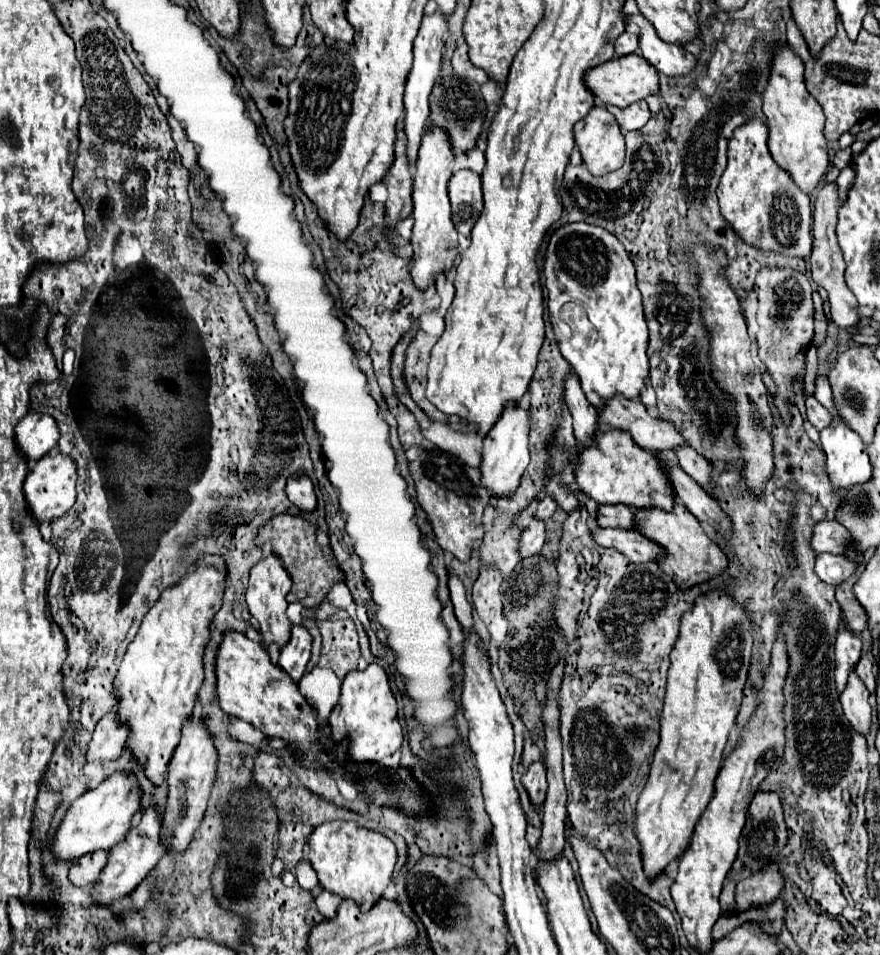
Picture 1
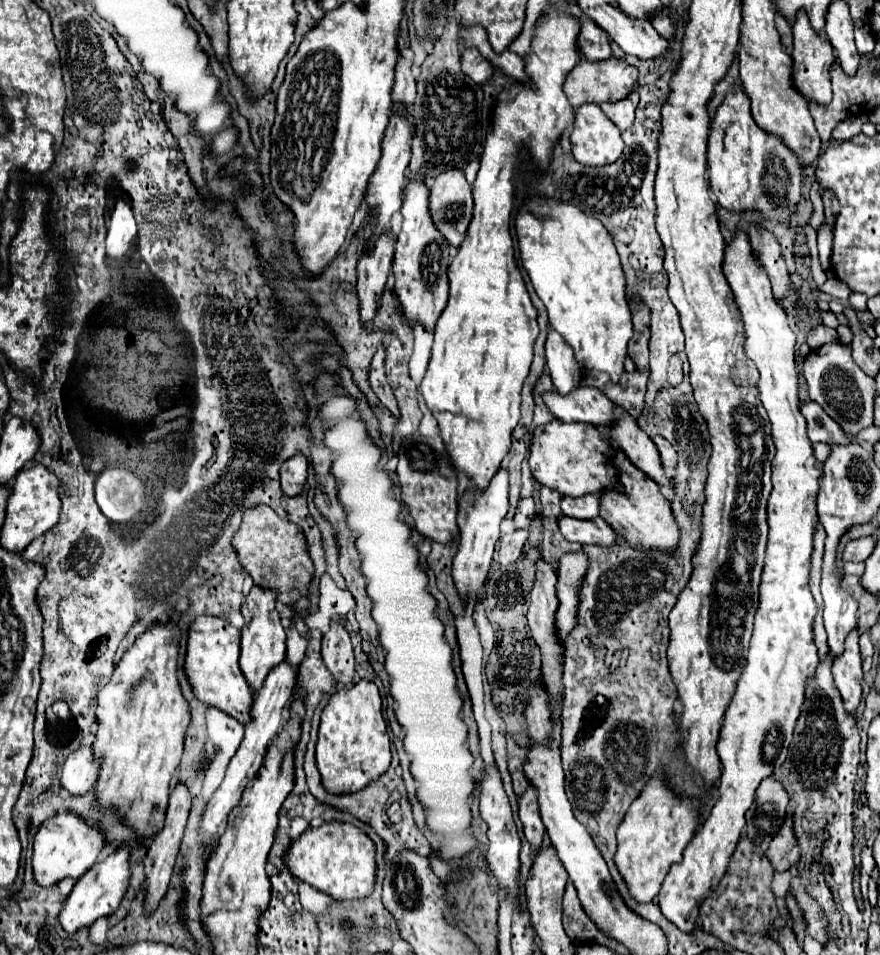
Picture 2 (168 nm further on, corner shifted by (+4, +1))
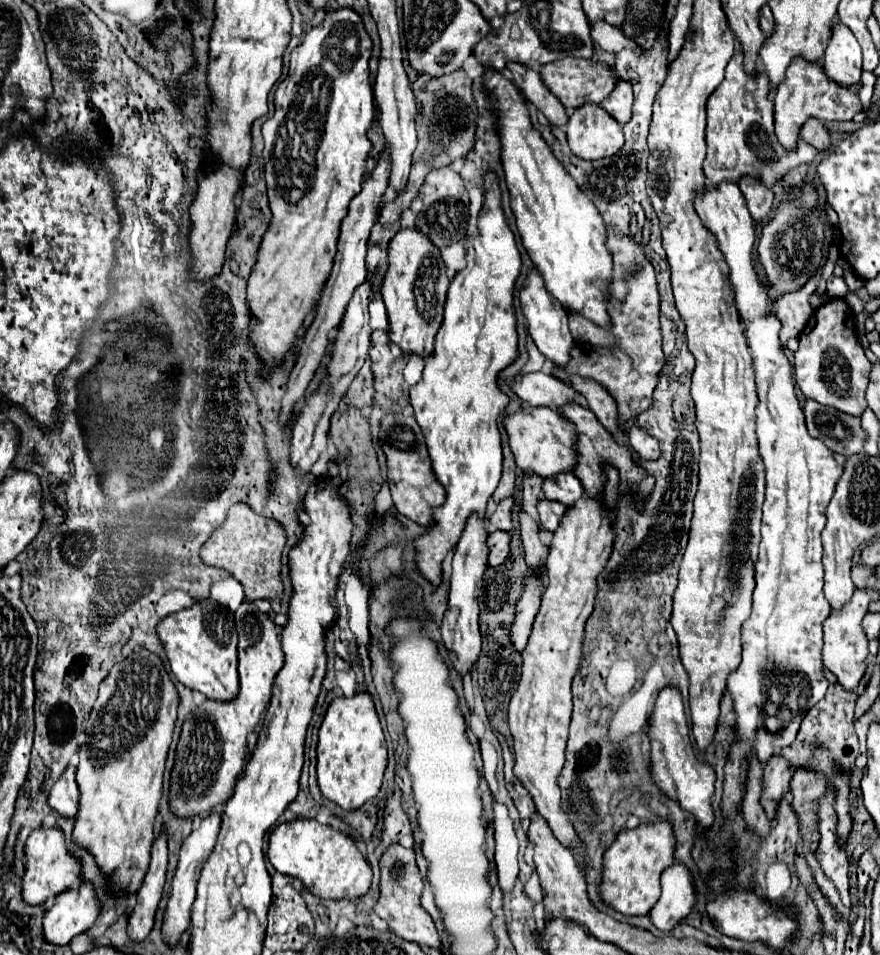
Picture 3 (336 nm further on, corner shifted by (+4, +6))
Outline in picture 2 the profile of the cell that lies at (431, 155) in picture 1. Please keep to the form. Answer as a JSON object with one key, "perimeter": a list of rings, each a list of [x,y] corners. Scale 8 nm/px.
{"perimeter":[[[408,182],[406,186],[406,200],[402,204],[402,230],[396,238],[396,246],[394,246],[394,262],[392,262],[392,272],[394,272],[394,294],[402,306],[402,314],[408,322],[420,324],[426,330],[434,330],[436,320],[440,316],[440,312],[444,310],[446,302],[448,302],[448,276],[446,270],[450,266],[450,256],[448,256],[448,242],[446,238],[436,230],[434,222],[430,222],[430,214],[428,214],[428,188],[422,182]]]}

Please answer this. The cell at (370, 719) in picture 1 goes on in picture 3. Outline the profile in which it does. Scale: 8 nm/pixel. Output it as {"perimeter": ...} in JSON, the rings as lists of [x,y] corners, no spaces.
{"perimeter":[[[356,693],[354,697],[336,697],[324,715],[322,727],[320,727],[320,741],[318,741],[318,787],[322,795],[334,803],[338,803],[342,809],[358,809],[366,801],[374,799],[378,795],[378,789],[382,785],[382,777],[388,763],[388,751],[386,751],[386,739],[382,731],[382,723],[378,719],[378,713],[374,709],[374,701],[370,693]]]}

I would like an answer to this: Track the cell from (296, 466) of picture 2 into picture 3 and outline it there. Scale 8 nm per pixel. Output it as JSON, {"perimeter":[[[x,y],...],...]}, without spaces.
{"perimeter":[[[364,281],[352,301],[346,307],[344,319],[340,323],[340,331],[336,335],[336,343],[332,349],[332,359],[328,363],[328,377],[324,379],[324,383],[320,385],[318,393],[314,393],[304,407],[300,409],[296,421],[294,421],[294,429],[292,429],[292,443],[290,443],[290,463],[294,467],[304,469],[306,473],[310,471],[312,463],[318,459],[318,455],[326,449],[328,445],[328,427],[330,427],[330,417],[332,413],[338,409],[340,397],[348,391],[350,383],[354,381],[354,377],[358,375],[360,367],[364,365],[364,359],[368,355],[368,345],[370,345],[370,335],[372,335],[372,327],[370,327],[370,313],[368,313],[368,305],[376,301],[374,297],[374,289],[372,289],[372,281]]]}

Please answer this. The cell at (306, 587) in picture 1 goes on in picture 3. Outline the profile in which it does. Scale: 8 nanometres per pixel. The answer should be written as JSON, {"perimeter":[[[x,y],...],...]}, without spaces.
{"perimeter":[[[234,503],[228,511],[226,523],[218,527],[204,543],[200,557],[212,567],[228,569],[244,585],[248,601],[276,599],[284,593],[284,585],[280,579],[284,545],[286,531],[276,519],[268,519],[254,513],[248,503]]]}

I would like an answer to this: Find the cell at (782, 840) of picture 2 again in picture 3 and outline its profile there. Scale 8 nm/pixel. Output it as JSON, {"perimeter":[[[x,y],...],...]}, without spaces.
{"perimeter":[[[796,769],[790,791],[792,791],[792,809],[800,823],[800,835],[810,845],[818,841],[818,823],[816,823],[816,801],[824,793],[824,777]]]}

